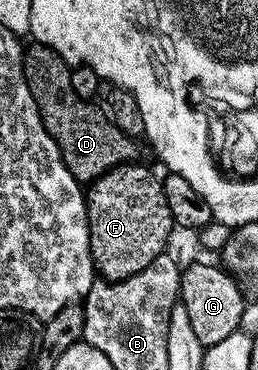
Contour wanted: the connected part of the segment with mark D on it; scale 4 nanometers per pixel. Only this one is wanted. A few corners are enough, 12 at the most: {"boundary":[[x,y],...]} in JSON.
{"boundary":[[43,42],[26,60],[40,120],[68,172],[89,184],[139,143],[76,94]]}

